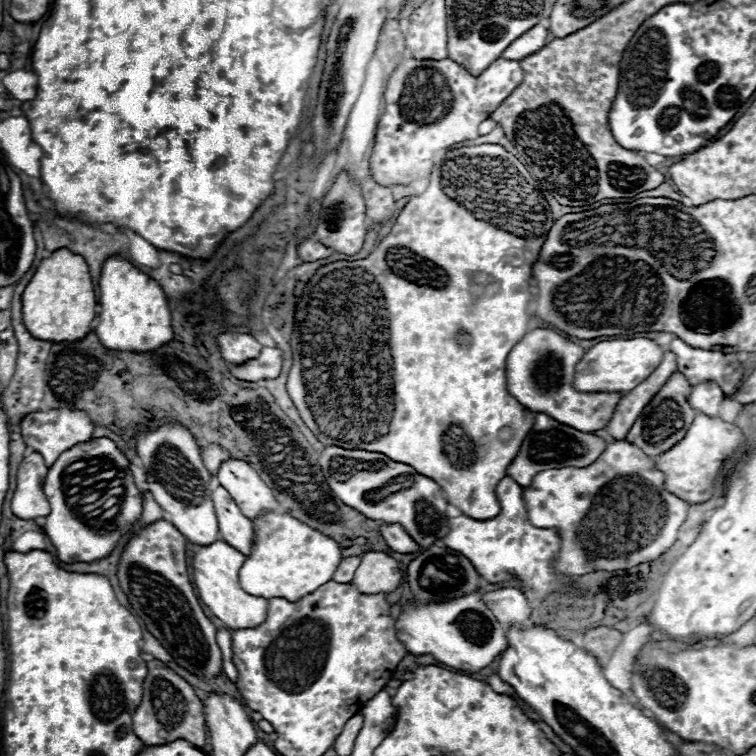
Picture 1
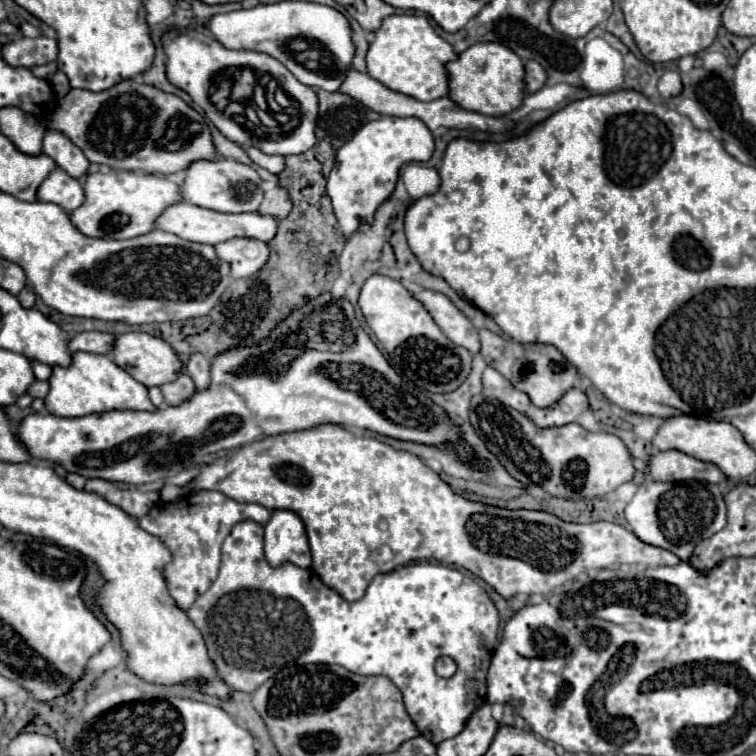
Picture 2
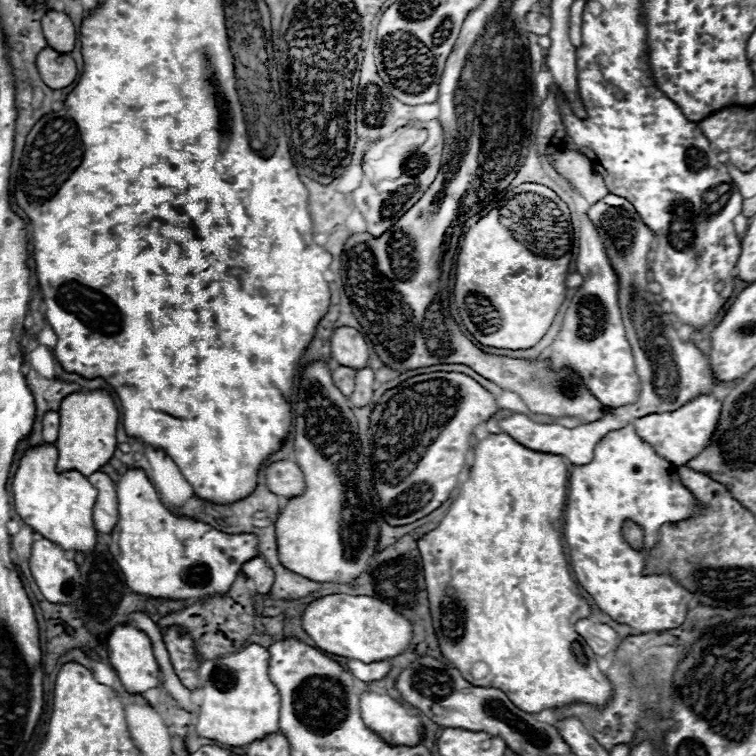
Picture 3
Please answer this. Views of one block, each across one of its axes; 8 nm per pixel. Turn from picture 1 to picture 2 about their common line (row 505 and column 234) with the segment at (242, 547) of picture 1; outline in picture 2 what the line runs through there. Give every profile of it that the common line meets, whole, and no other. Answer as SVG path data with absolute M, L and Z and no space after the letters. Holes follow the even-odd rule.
M178 202L174 206L168 206L160 216L158 222L154 222L154 228L176 234L178 238L190 240L190 242L202 242L202 244L218 244L236 236L244 238L258 238L268 242L276 234L278 222L272 216L262 216L258 212L254 214L222 214L216 210L206 210L188 202Z

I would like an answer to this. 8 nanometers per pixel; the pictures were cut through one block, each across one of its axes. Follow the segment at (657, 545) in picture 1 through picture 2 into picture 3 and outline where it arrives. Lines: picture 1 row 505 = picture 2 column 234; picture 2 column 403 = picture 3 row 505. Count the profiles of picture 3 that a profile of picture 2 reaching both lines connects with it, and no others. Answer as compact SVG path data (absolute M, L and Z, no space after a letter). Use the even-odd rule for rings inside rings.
M632 424L606 434L594 448L592 462L584 466L574 466L568 480L568 500L564 510L564 540L570 548L570 564L576 576L576 582L592 596L594 604L608 614L612 620L626 624L640 632L660 632L676 628L684 622L688 602L692 594L678 586L668 576L646 576L646 552L658 542L658 528L664 522L678 522L688 518L694 512L694 496L682 486L674 464L658 456L650 444L646 444L634 430ZM630 518L644 528L644 552L630 548L622 536L622 522Z

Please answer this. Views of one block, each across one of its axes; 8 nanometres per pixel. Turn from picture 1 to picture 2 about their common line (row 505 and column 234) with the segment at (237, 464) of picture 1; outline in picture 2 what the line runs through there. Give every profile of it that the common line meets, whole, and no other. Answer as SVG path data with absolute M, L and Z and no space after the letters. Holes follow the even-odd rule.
M230 238L230 242L220 242L214 250L222 262L230 264L230 274L234 278L246 278L258 272L268 260L266 242L254 238Z

